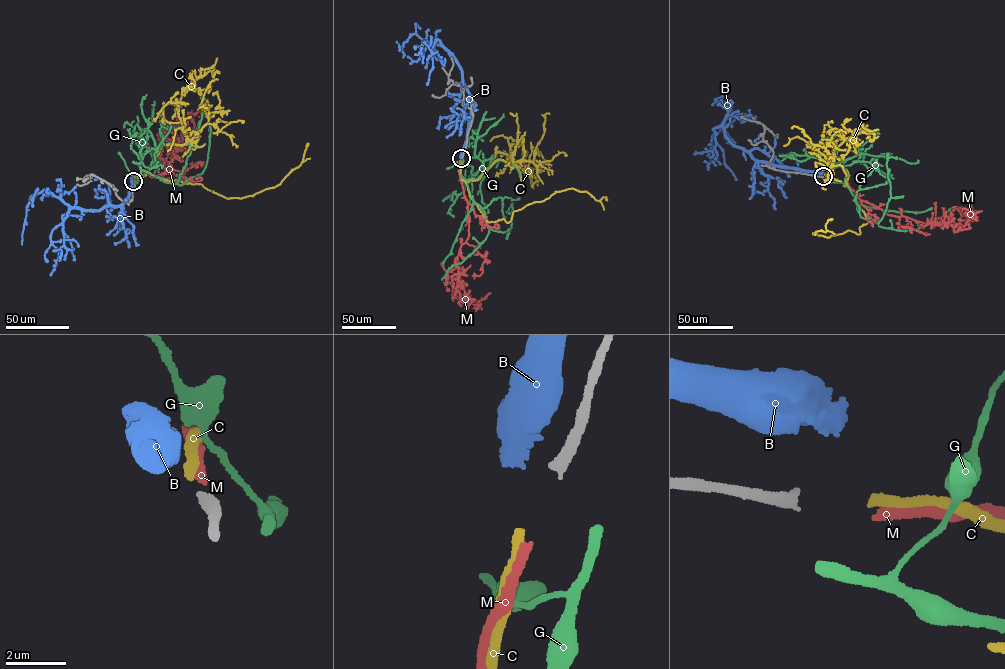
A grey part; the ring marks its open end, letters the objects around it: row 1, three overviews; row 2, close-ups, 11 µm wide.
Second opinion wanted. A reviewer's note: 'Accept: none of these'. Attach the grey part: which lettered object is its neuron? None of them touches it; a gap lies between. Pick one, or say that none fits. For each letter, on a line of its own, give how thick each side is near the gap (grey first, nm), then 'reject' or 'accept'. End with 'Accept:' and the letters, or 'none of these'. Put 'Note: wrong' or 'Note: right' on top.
Note: wrong
B: 400/750 nm | reject
C: 400/320 nm | accept
G: 400/400 nm | reject
M: 400/280 nm | reject
Accept: C

